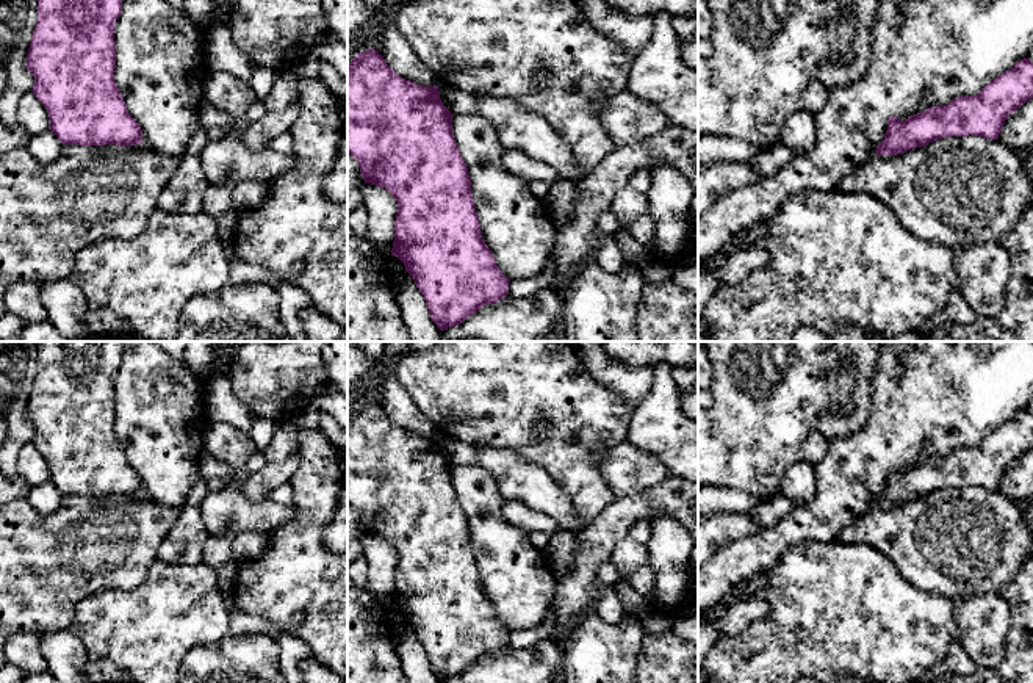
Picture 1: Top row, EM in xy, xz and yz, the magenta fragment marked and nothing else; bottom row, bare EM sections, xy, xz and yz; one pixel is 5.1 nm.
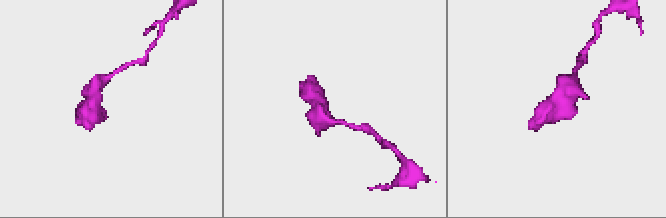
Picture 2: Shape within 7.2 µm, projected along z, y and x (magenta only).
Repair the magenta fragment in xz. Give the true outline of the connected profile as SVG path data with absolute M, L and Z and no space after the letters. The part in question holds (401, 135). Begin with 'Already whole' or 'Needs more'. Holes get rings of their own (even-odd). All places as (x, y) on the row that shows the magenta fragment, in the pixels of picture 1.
Already whole. M368 49L366 52L357 53L347 64L347 152L357 160L365 183L382 186L396 199L398 215L394 221L394 241L391 255L398 257L404 263L405 273L412 276L421 295L424 296L429 315L440 331L463 323L468 316L474 315L481 307L487 304L501 301L509 295L510 282L510 279L499 271L490 248L482 240L479 219L471 194L468 168L454 139L451 122L452 113L443 105L438 86L423 86L399 77L377 50Z

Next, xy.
Already whole. M36 0L38 22L27 53L34 75L31 92L45 107L50 130L61 144L136 146L142 143L139 124L127 111L114 81L114 25L122 0Z

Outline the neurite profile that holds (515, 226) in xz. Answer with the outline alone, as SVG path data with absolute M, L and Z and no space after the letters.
M459 114L452 116L451 124L454 139L468 168L481 235L499 271L510 280L537 277L548 263L556 237L556 226L545 202L532 194L529 180L509 172L502 166L501 158L506 147L490 121L479 114Z

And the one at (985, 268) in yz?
M999 241L953 248L961 293L977 318L994 318L1005 307L1011 258Z

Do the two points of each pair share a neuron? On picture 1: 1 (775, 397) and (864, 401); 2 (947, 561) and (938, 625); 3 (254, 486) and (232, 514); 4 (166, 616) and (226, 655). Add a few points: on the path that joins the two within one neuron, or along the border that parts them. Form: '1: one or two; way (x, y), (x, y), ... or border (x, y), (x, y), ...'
1: two; border (853, 364), (855, 387), (852, 401), (855, 404)
2: two; border (908, 581), (919, 588), (936, 591), (950, 600)
3: two; border (240, 487), (251, 500), (266, 498)
4: two; border (227, 633), (213, 643), (196, 644), (180, 666)

